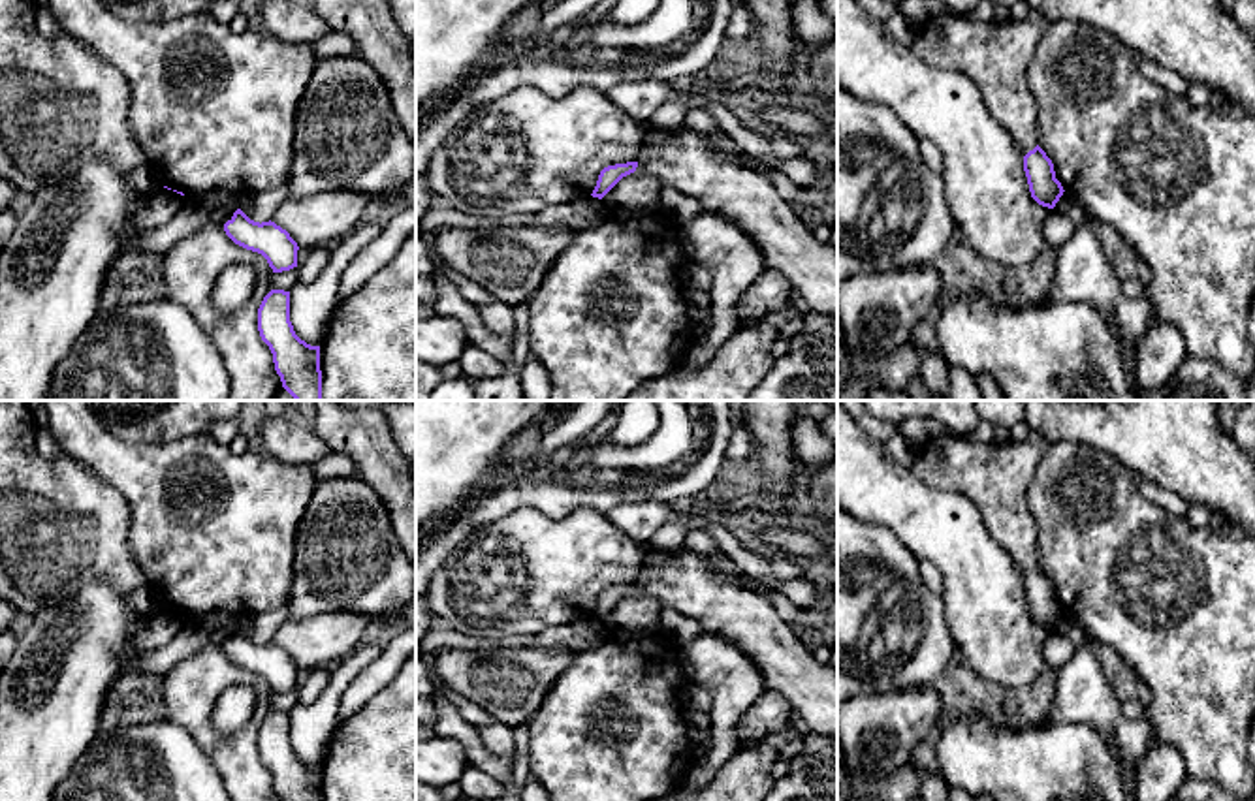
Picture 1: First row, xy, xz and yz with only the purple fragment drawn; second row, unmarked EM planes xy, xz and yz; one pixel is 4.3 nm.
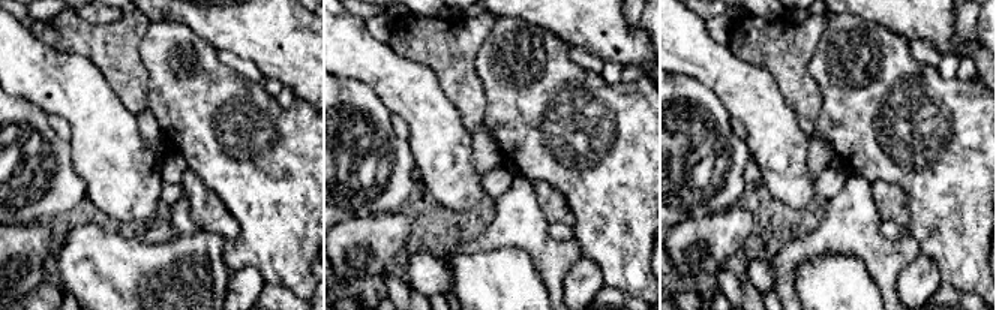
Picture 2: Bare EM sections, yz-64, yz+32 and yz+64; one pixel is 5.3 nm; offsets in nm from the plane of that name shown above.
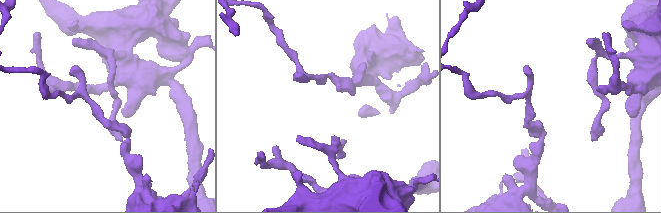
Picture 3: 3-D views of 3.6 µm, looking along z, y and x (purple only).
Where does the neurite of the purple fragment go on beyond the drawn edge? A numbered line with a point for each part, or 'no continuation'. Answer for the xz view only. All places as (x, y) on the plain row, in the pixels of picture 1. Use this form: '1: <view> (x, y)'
no continuation

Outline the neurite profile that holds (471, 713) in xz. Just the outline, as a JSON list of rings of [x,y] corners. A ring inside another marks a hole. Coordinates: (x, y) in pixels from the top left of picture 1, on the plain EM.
[[[446,688],[444,696],[450,703],[455,705],[455,709],[459,711],[459,715],[463,716],[465,722],[480,728],[493,720],[493,716],[485,709],[478,707],[476,703],[459,696],[453,690]]]

